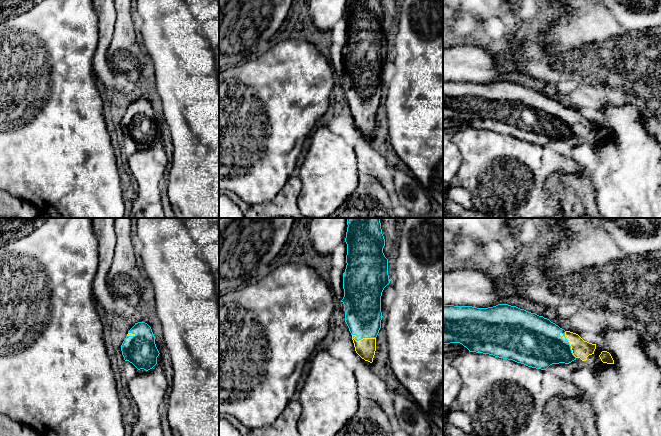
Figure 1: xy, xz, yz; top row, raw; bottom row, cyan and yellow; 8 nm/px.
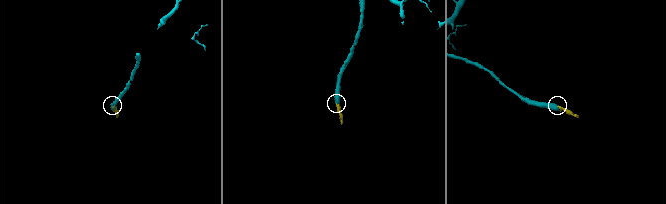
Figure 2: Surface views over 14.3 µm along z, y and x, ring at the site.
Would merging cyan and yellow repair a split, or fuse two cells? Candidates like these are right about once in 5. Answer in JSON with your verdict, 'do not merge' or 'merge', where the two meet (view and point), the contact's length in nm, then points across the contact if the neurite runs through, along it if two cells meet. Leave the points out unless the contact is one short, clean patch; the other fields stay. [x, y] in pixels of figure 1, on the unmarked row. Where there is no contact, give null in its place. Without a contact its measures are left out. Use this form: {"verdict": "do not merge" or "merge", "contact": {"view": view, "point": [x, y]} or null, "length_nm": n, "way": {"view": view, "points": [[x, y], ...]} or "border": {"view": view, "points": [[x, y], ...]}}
{"verdict": "merge", "contact": {"view": "yz", "point": [569, 121]}, "length_nm": 240, "way": {"view": "yz", "points": [[538, 120], [569, 121], [581, 125]]}}

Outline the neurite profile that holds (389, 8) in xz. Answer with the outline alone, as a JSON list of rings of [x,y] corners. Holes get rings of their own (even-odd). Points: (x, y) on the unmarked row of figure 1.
[[[381,0],[382,10],[385,15],[385,21],[392,22],[397,16],[396,0]]]

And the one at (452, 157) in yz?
[[[460,119],[443,120],[443,191],[450,188],[450,182],[462,163],[462,153],[452,142],[454,132],[469,126]]]

